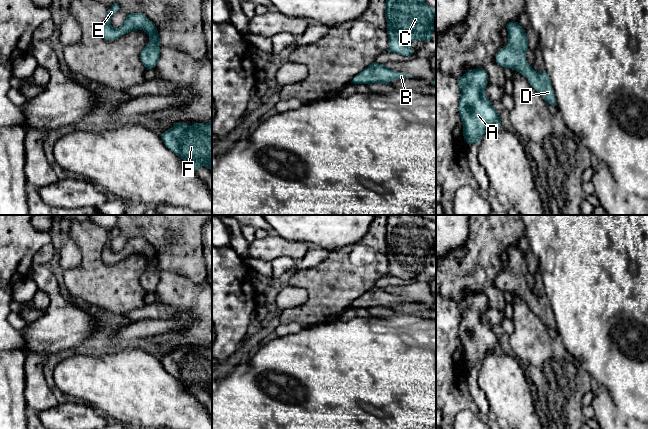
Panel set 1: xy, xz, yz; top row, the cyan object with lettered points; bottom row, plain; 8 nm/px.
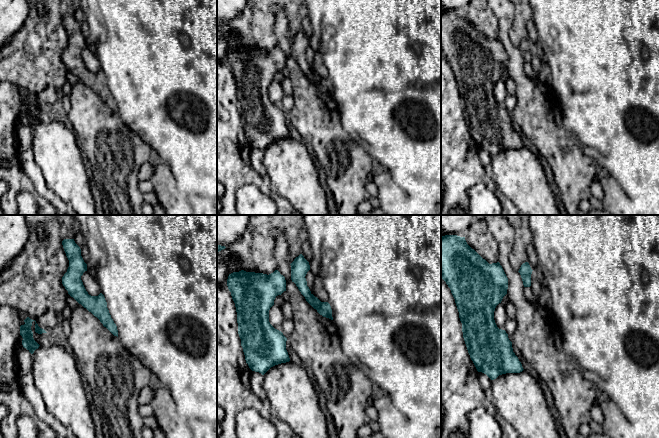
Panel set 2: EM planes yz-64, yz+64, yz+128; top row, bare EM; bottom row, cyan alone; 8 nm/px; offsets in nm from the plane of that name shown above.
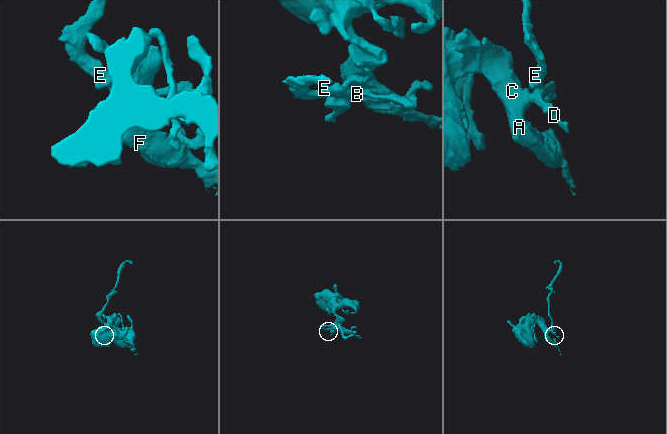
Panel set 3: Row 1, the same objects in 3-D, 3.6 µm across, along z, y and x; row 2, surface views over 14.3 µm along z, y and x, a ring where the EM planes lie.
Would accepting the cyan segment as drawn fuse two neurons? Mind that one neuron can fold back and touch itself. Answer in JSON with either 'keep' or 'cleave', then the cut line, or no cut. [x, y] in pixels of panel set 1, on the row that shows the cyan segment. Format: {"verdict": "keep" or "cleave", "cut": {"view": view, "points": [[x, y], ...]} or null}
{"verdict": "keep", "cut": null}

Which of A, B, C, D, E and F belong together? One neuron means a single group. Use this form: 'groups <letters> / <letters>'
groups A B C D E F

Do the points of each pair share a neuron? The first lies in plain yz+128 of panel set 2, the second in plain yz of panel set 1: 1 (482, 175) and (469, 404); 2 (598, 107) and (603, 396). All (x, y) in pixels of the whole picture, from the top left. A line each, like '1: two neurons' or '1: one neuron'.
1: one neuron
2: two neurons

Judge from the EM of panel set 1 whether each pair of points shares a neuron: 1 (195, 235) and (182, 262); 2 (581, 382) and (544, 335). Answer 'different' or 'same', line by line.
1: same
2: same

